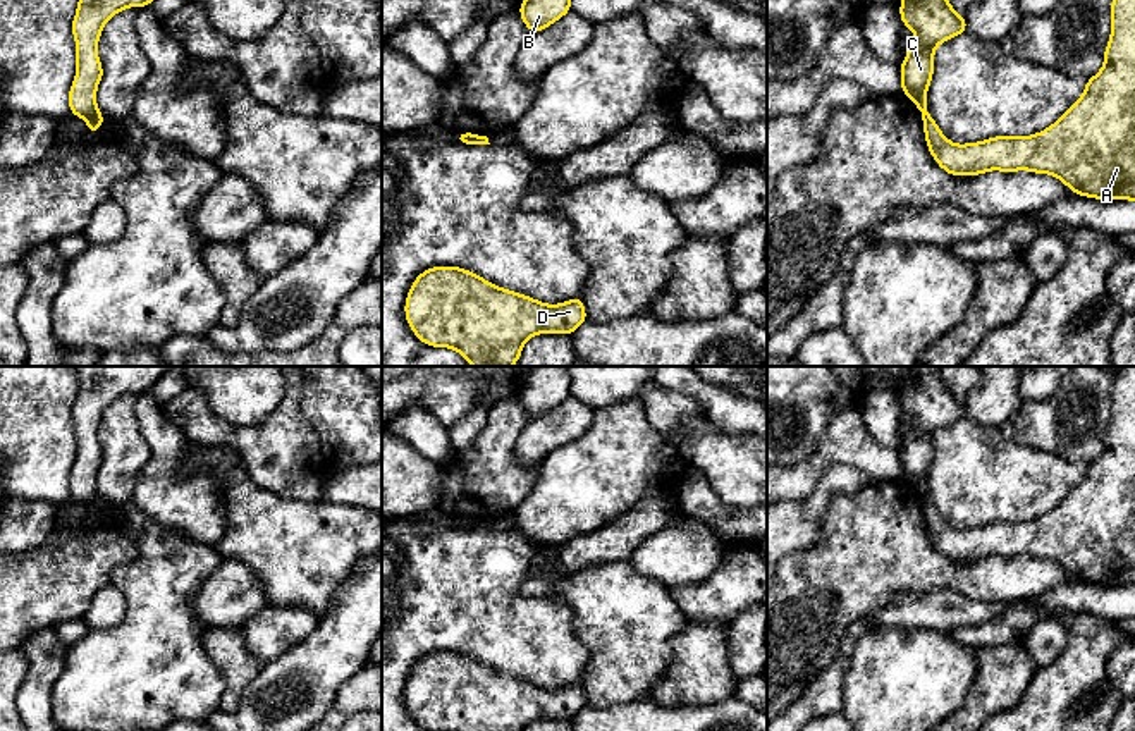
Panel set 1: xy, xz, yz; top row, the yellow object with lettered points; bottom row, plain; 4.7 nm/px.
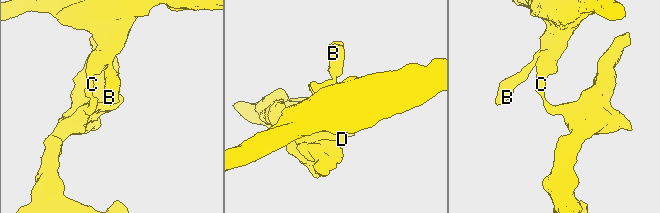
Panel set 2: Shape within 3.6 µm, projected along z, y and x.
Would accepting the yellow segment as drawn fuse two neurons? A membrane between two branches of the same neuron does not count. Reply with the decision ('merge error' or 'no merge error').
merge error

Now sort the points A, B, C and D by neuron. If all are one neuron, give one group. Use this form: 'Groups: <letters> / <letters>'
Groups: A D / B C

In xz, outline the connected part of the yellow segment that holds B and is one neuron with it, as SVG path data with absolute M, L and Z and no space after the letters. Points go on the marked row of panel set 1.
M523 0L519 15L530 33L542 31L571 10L571 0Z

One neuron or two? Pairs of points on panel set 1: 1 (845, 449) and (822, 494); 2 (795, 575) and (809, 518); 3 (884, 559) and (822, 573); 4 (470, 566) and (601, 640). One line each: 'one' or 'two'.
1: two
2: two
3: one
4: two

